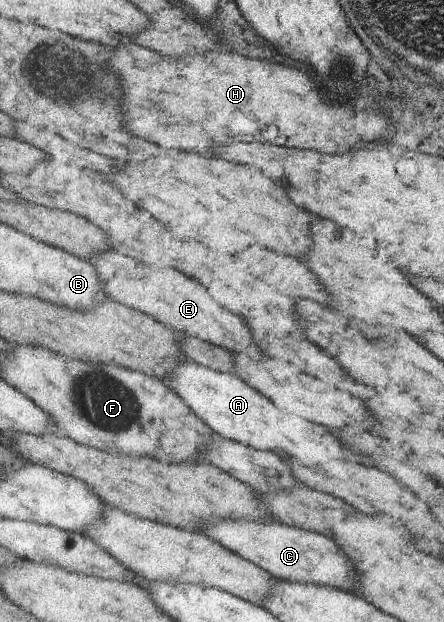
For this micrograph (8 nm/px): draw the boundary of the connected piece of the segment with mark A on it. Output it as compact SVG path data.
M187 360L174 370L171 382L167 384L219 436L242 442L245 446L252 446L257 450L273 451L278 455L281 452L281 432L273 428L267 430L263 416L291 416L292 413L277 408L269 398L265 398L261 392L251 388L238 376L223 374L196 361Z

